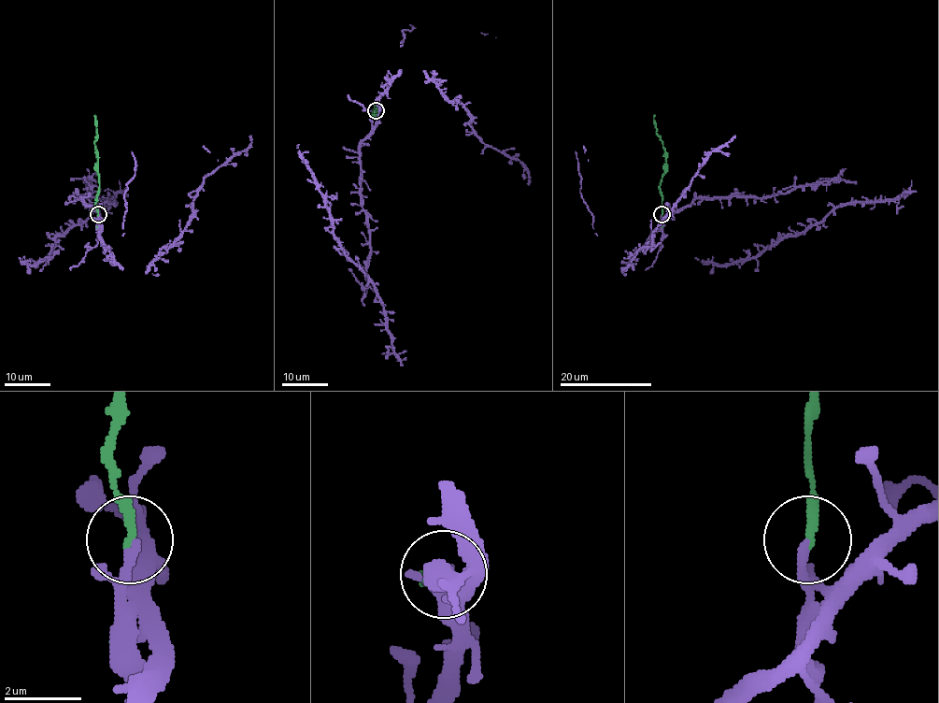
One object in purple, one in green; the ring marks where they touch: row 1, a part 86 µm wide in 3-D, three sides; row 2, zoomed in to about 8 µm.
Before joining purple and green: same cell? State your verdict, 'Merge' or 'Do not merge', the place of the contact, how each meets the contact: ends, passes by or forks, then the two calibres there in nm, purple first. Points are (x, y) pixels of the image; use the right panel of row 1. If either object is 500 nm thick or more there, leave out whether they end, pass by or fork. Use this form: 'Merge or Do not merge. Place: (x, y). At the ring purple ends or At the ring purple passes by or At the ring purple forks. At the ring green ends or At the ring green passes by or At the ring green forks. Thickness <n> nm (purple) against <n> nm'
Merge. Place: (661, 214). At the ring purple ends. At the ring green ends. Thickness 200 nm (purple) against 240 nm

